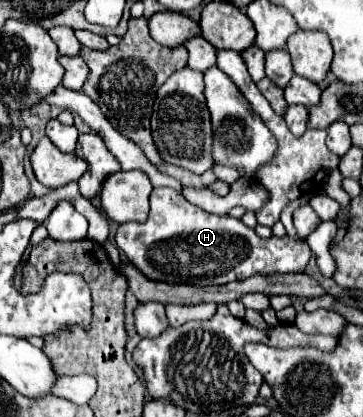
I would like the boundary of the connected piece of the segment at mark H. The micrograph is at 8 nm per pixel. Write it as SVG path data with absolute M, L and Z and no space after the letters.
M154 189L150 195L150 215L146 223L124 223L116 231L116 245L128 257L128 261L140 269L148 279L164 283L188 281L190 285L224 285L230 281L242 281L252 275L272 273L302 273L310 259L310 247L304 241L296 241L296 247L288 239L260 239L254 229L230 215L212 215L204 209L188 203L184 195L172 189Z

